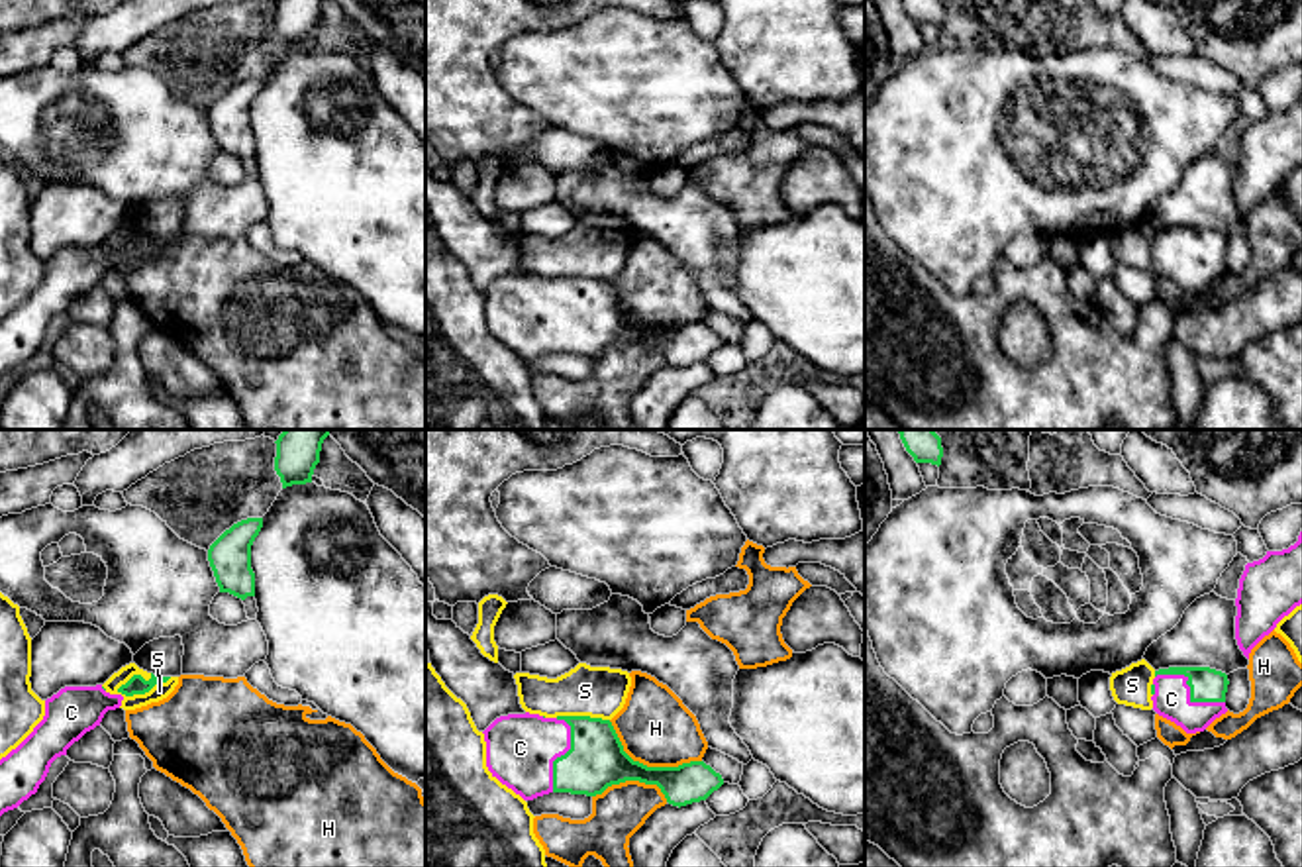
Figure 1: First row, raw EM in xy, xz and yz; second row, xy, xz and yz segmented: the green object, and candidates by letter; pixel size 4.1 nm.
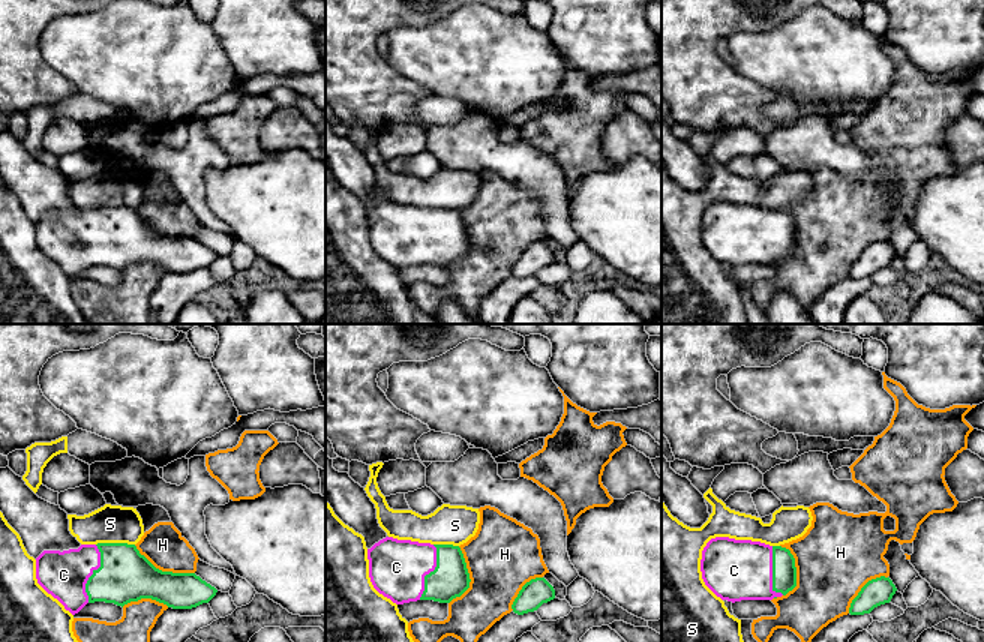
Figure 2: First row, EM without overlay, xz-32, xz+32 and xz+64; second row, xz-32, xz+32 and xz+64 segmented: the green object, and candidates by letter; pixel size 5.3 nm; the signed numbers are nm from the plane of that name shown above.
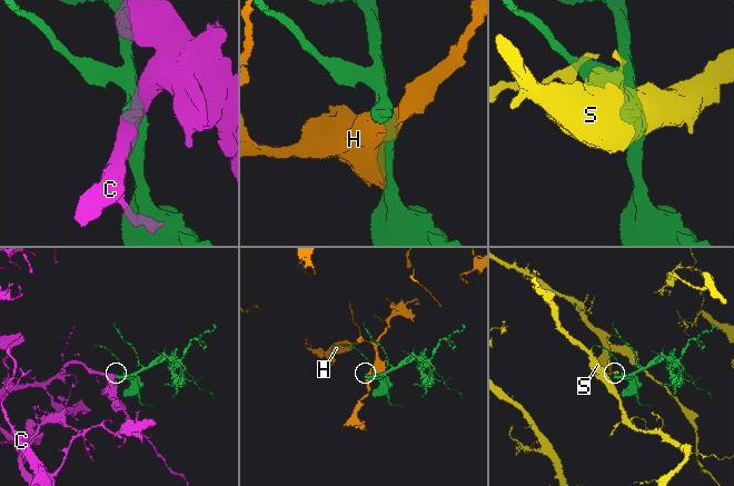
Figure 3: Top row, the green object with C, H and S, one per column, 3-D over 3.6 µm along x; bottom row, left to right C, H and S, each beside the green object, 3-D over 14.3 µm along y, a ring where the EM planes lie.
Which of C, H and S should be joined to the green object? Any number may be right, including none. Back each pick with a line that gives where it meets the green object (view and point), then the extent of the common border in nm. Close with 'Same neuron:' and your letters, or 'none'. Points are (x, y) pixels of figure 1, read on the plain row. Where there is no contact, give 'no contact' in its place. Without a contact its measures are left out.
C: meets green in yz at (1191, 252); contact 300 nm long
Same neuron: C

